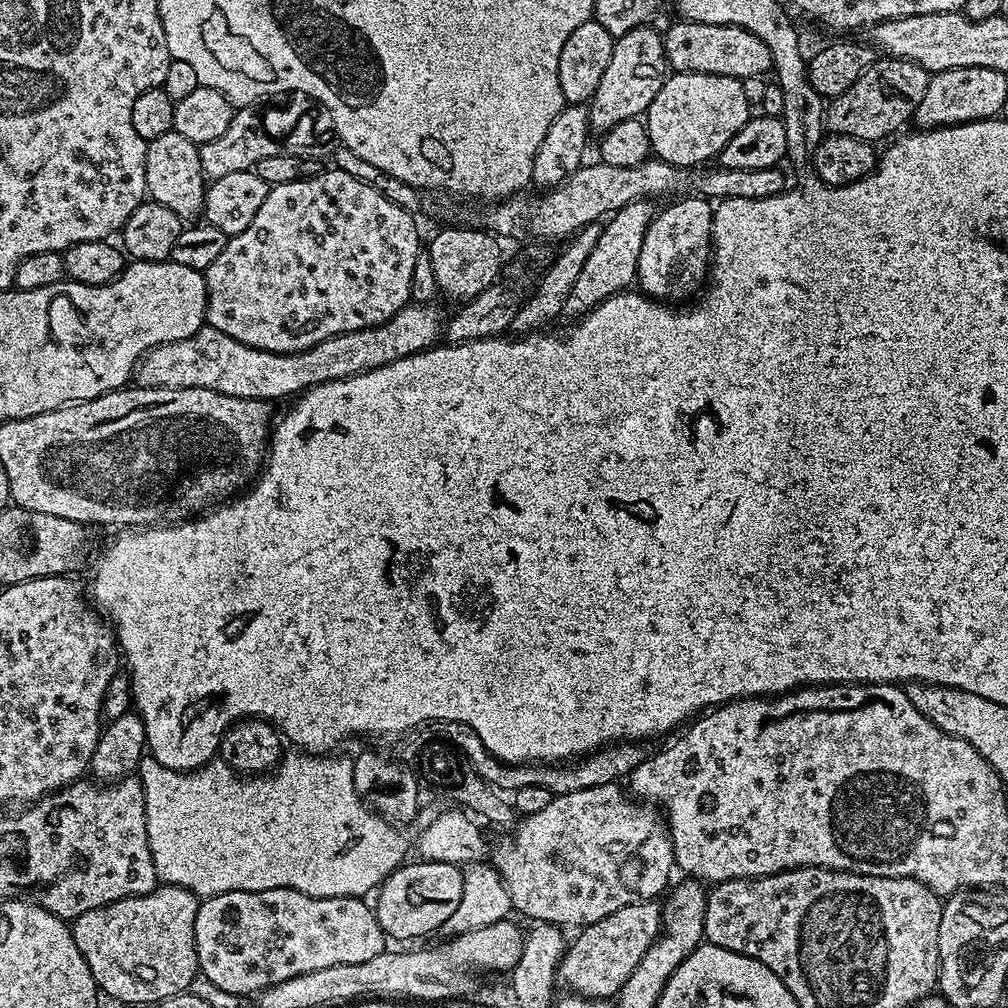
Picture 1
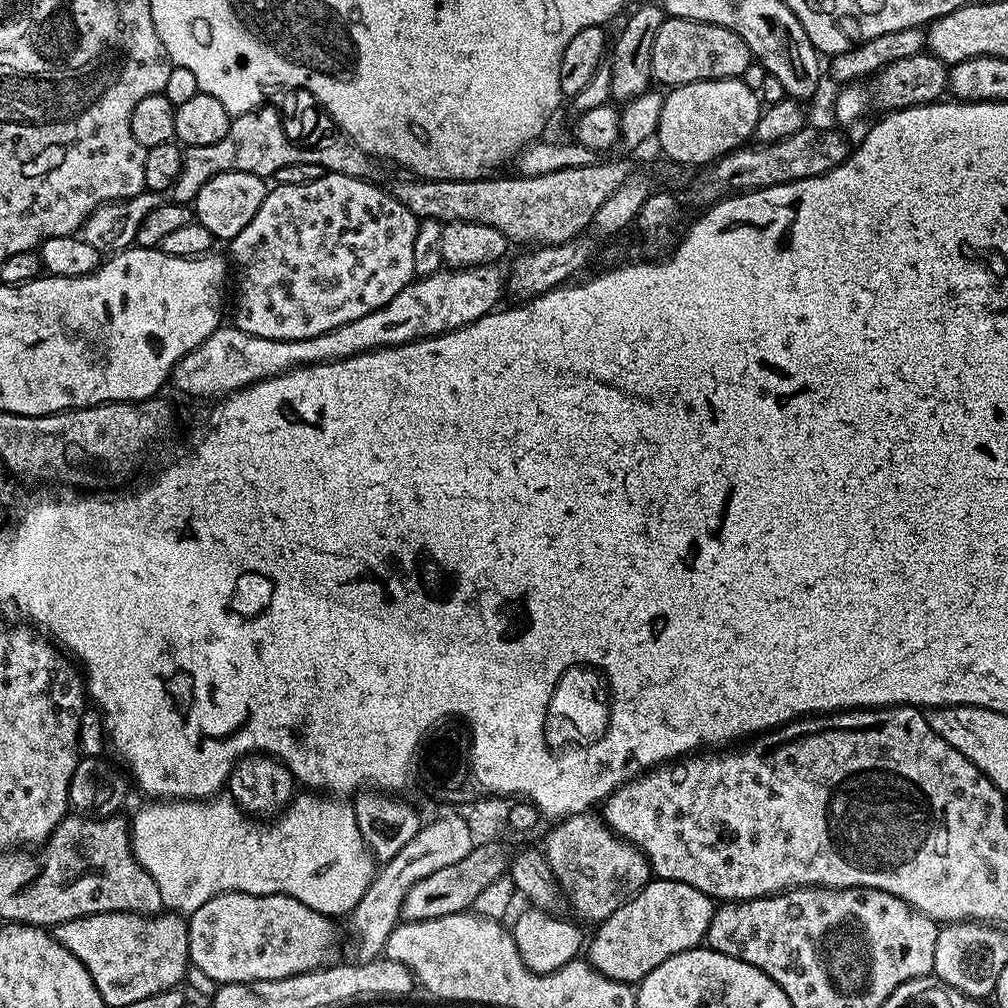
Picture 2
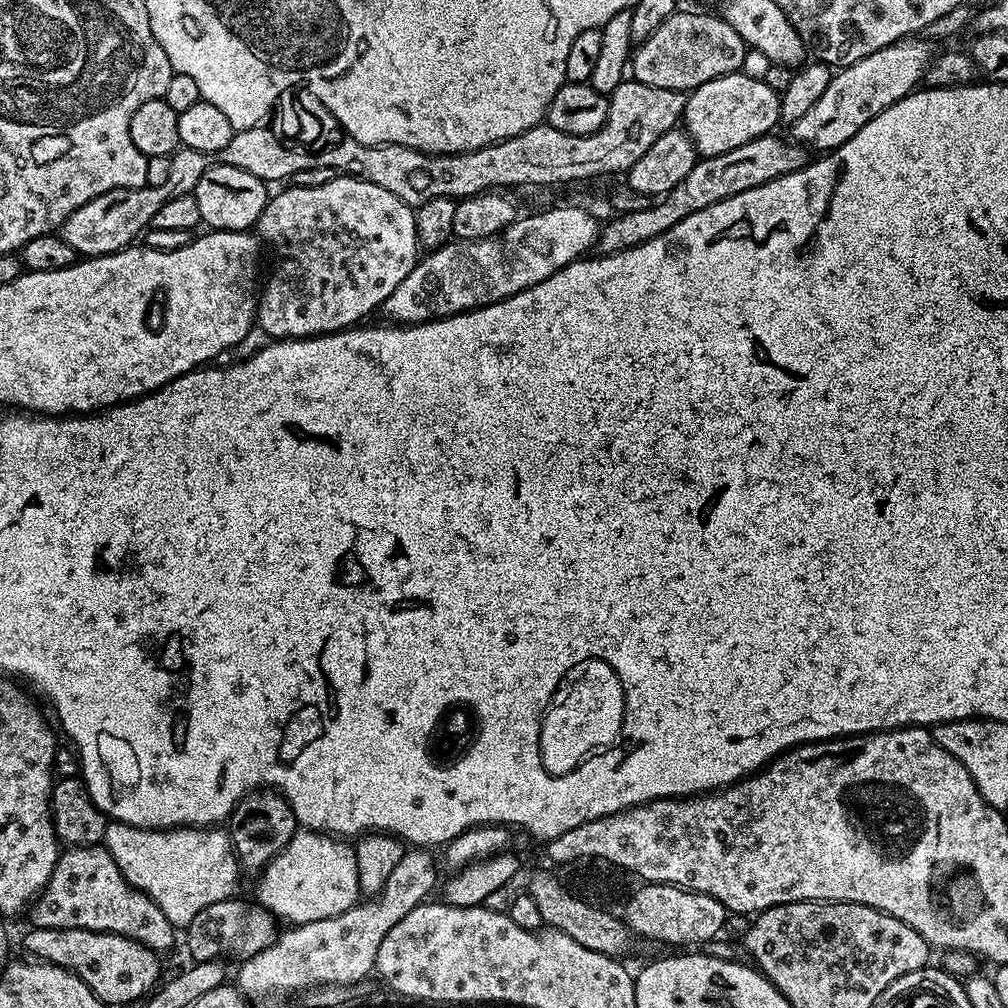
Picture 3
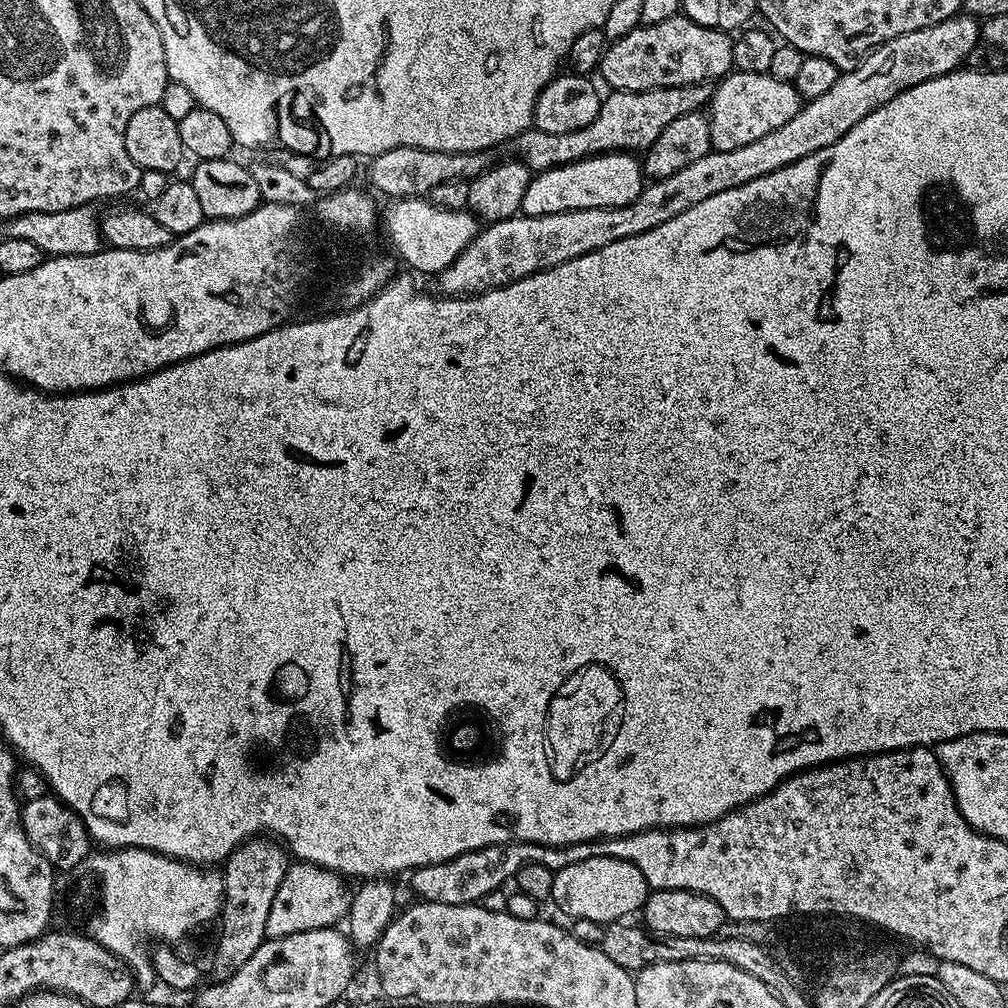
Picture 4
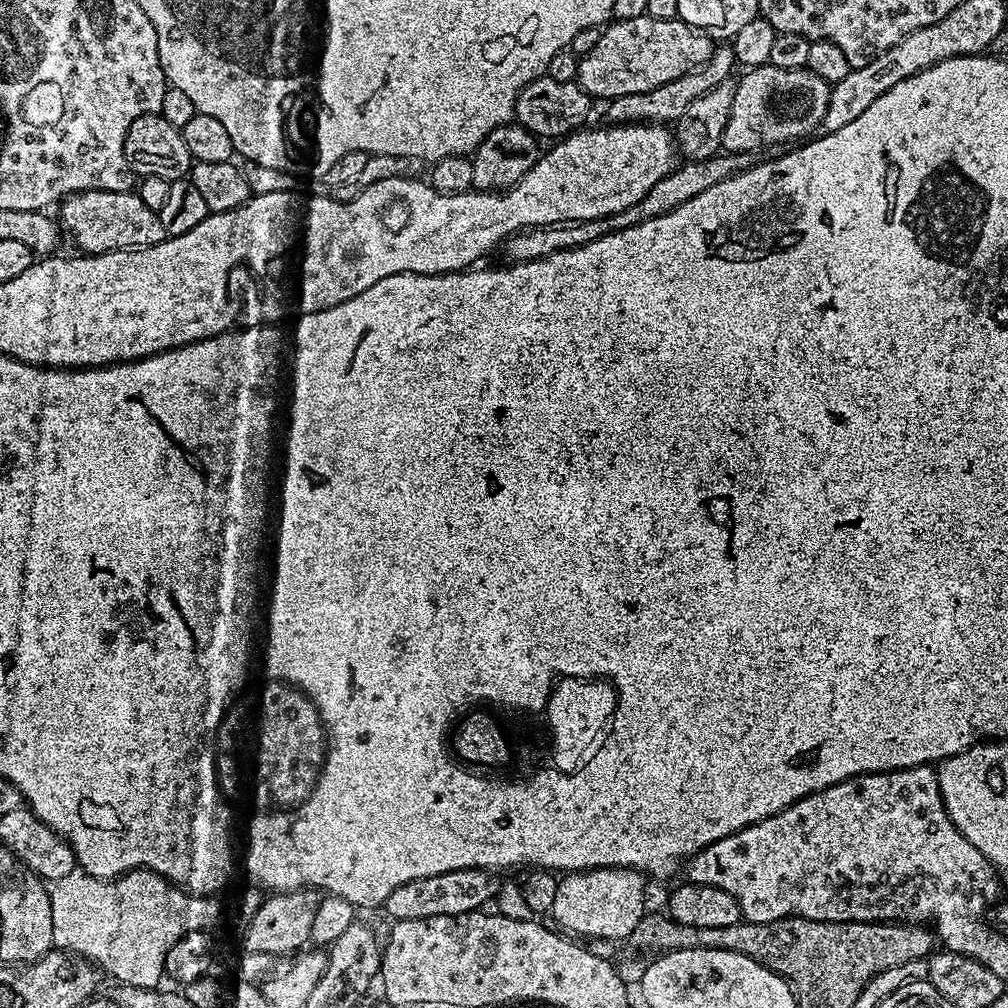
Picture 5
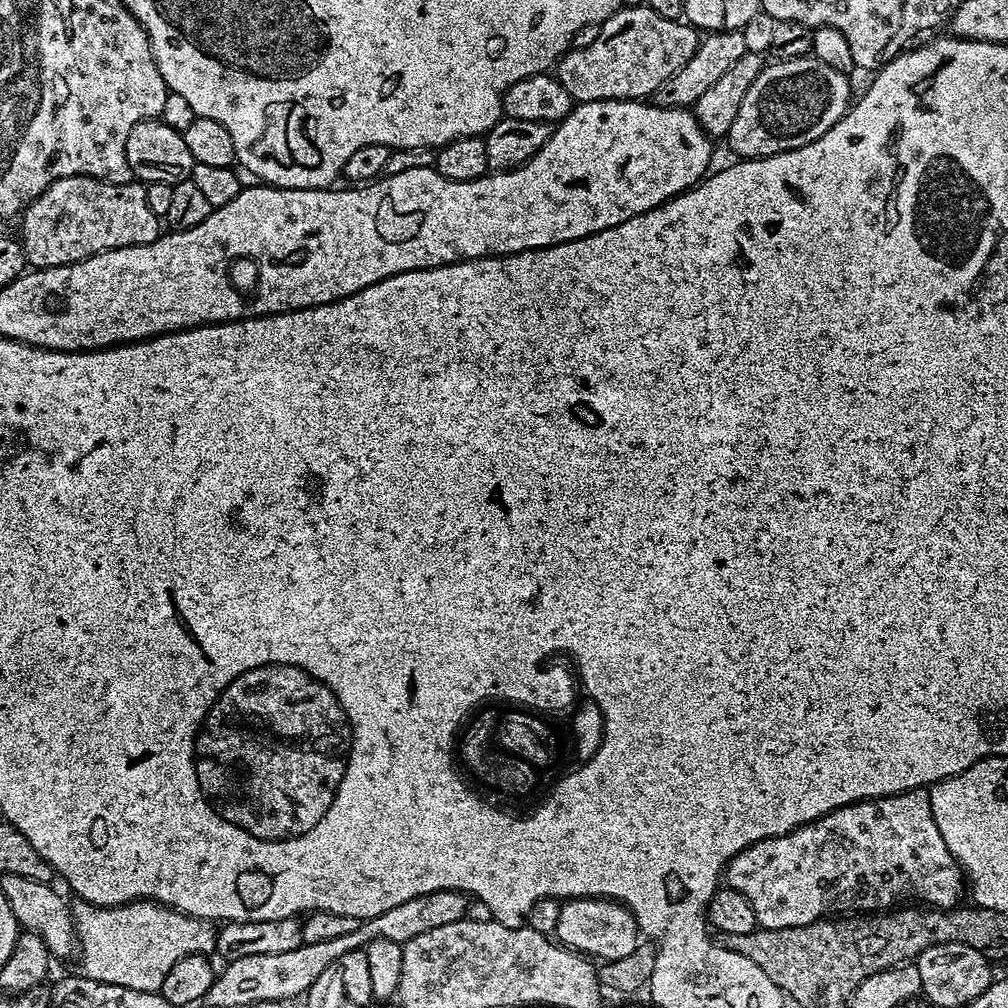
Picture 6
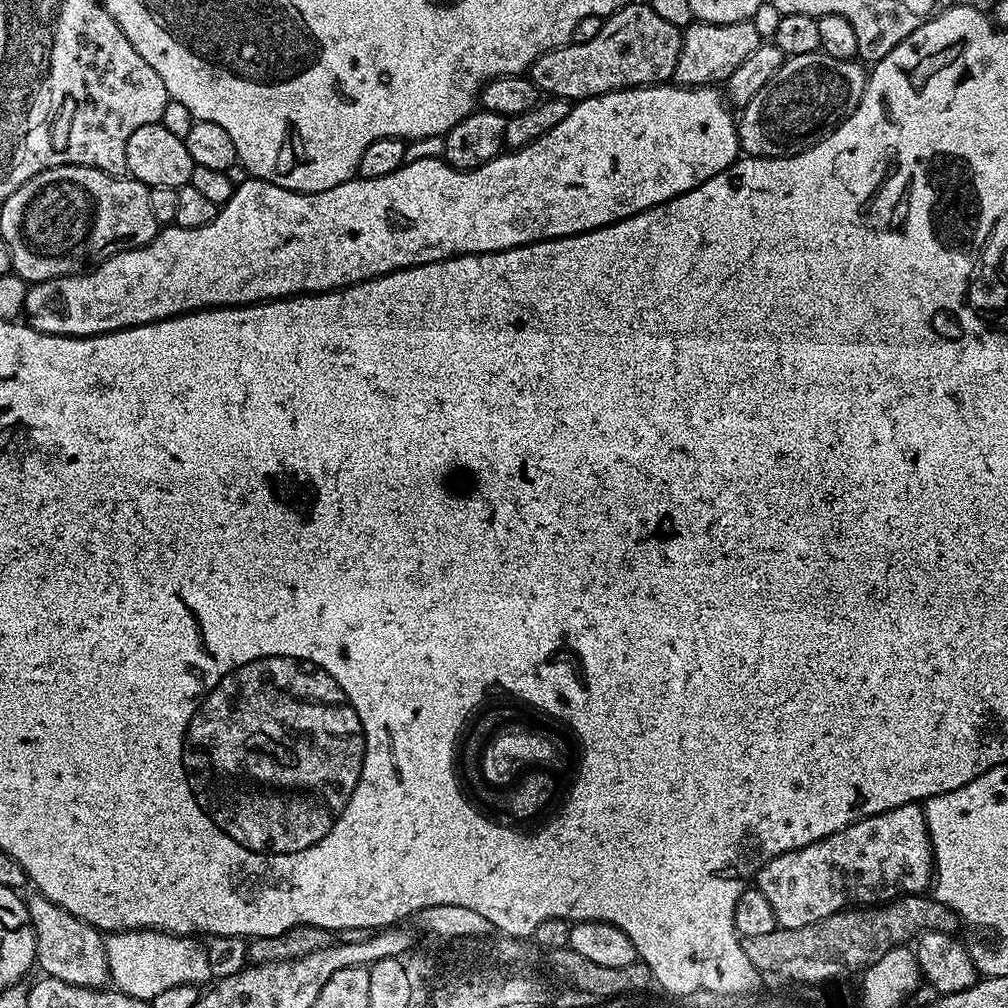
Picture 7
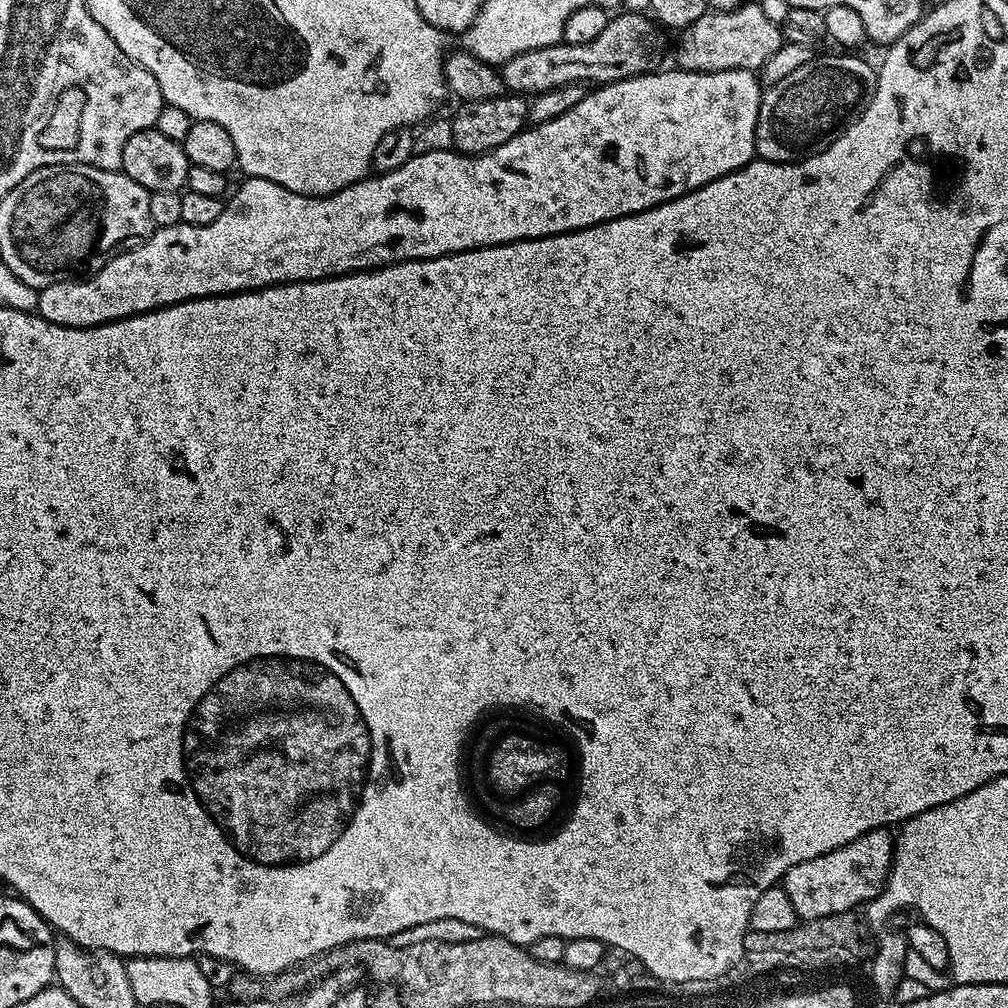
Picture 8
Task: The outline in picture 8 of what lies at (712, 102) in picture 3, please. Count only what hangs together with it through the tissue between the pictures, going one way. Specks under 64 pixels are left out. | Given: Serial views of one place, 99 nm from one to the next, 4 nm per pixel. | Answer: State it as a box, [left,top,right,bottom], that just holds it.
[756,54,877,162]

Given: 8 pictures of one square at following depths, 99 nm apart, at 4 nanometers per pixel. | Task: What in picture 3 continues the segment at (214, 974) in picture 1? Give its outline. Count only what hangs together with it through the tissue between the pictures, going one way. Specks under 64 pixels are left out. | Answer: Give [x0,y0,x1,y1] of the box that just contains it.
[187,898,278,961]

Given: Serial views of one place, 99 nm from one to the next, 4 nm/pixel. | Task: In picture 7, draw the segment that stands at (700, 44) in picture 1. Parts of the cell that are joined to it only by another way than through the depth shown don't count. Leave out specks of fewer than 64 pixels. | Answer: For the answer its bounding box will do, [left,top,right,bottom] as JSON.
[530,2,681,102]

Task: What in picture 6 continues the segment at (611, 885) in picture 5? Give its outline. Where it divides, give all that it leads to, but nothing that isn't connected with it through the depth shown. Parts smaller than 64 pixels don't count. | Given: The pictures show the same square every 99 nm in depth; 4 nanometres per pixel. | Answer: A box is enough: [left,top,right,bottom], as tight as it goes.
[554,896,642,962]

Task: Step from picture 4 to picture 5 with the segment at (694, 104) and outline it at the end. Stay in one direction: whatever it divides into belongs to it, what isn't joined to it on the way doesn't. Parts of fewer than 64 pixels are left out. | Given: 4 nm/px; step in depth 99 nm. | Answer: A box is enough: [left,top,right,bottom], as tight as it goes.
[607,46,738,126]

